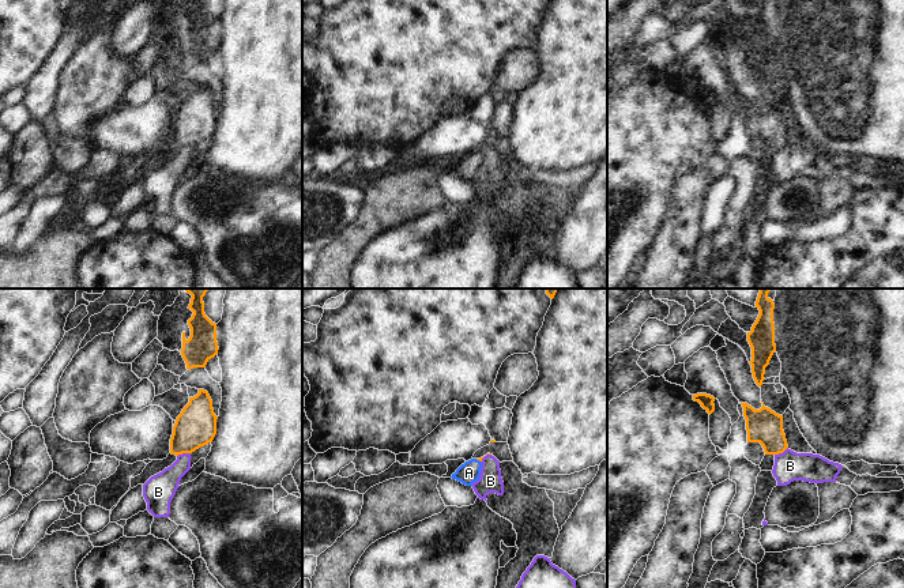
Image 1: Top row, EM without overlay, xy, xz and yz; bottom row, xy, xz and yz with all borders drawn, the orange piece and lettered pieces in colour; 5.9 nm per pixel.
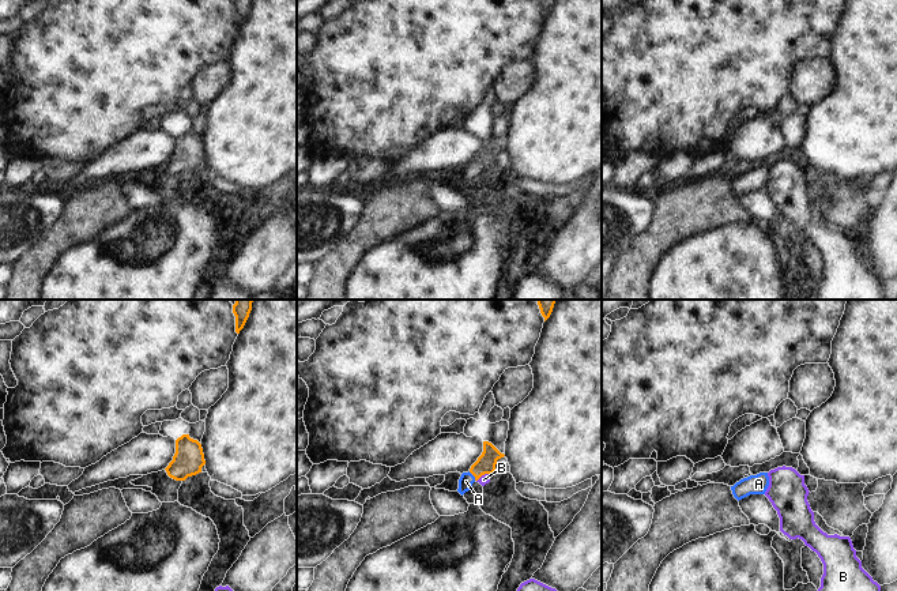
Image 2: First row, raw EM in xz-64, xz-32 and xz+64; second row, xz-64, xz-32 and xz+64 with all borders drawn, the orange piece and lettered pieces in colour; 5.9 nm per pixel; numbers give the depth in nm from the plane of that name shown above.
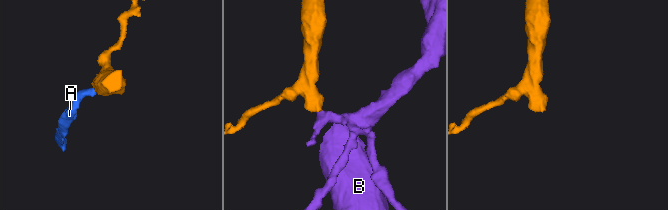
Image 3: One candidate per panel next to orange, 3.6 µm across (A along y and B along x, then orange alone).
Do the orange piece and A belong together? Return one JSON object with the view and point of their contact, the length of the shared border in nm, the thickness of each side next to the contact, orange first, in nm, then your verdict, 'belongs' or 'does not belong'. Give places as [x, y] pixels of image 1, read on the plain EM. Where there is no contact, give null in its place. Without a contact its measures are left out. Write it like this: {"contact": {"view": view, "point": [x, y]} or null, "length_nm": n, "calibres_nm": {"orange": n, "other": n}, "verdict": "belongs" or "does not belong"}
{"contact": {"view": "xz", "point": [478, 154]}, "length_nm": 40, "calibres_nm": {"orange": 20, "other": 130}, "verdict": "belongs"}

